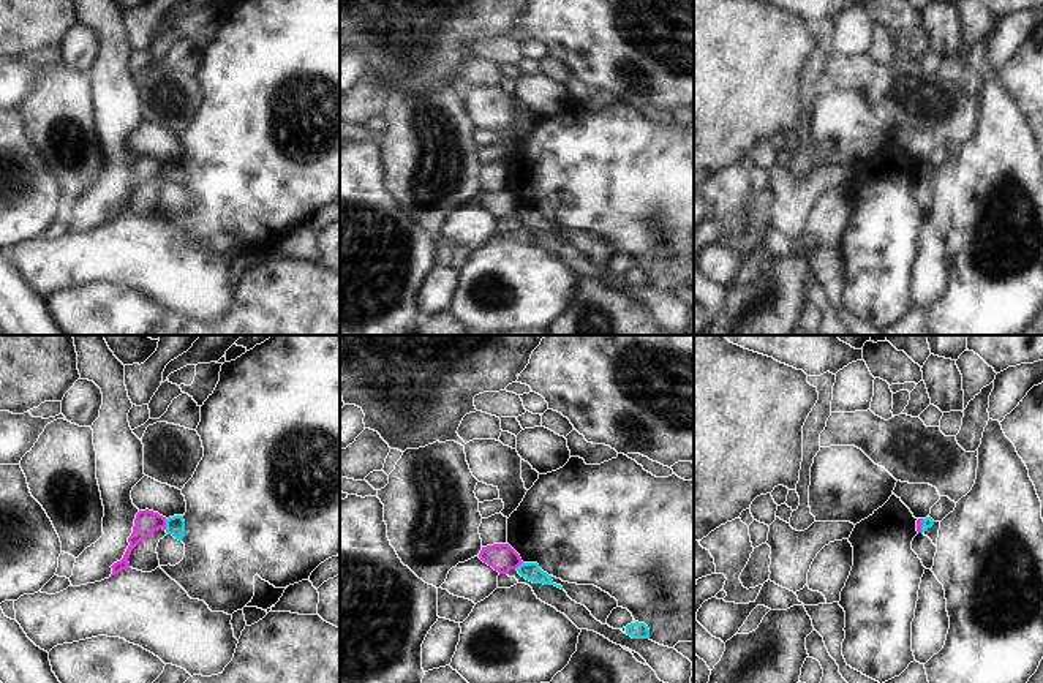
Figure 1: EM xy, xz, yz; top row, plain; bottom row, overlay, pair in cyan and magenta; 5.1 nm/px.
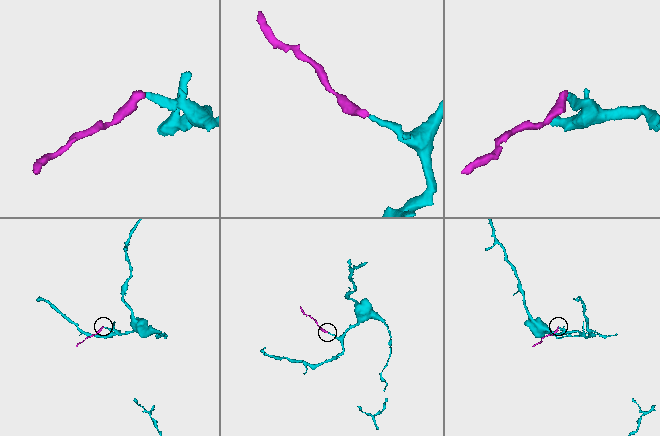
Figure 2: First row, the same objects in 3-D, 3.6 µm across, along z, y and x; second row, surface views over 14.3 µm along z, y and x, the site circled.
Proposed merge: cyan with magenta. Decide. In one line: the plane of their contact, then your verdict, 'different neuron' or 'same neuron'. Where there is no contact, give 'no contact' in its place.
xy | different neuron

